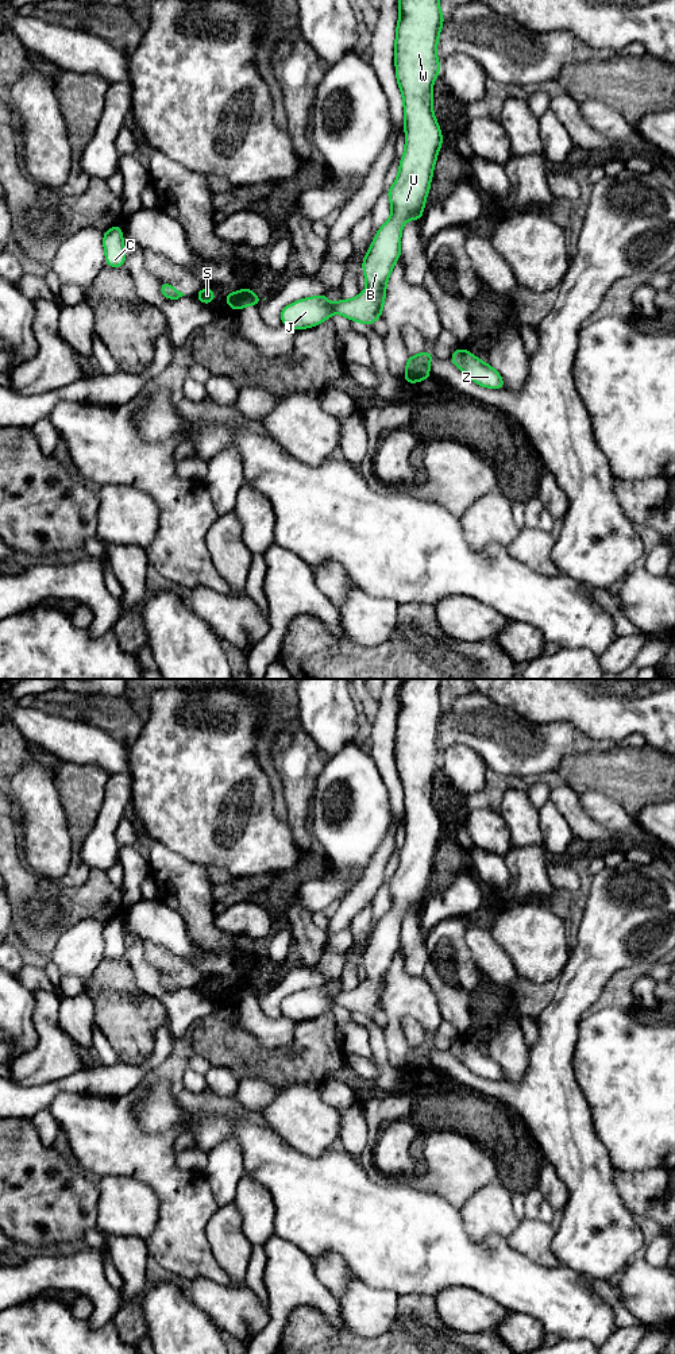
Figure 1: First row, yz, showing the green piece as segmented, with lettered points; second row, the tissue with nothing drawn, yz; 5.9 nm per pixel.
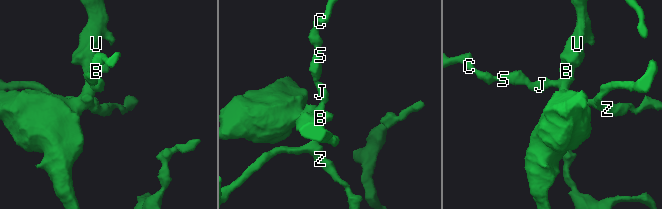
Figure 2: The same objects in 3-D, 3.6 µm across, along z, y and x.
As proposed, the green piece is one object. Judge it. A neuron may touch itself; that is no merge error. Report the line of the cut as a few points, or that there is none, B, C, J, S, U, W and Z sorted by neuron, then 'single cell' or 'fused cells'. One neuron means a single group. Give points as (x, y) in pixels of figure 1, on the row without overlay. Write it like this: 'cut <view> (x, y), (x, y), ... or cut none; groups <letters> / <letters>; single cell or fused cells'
cut none; groups B C J S U W Z; single cell

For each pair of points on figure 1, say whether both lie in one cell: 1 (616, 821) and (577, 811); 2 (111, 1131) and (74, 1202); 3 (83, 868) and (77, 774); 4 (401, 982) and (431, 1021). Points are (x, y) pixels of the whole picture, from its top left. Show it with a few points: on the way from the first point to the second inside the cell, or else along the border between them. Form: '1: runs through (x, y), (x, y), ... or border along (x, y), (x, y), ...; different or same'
1: border along (578, 794), (582, 809), (593, 820), (613, 832); different
2: border along (81, 1169), (89, 1175); different
3: runs through (76, 845), (77, 797); same
4: runs through (407, 991), (427, 1011); same

